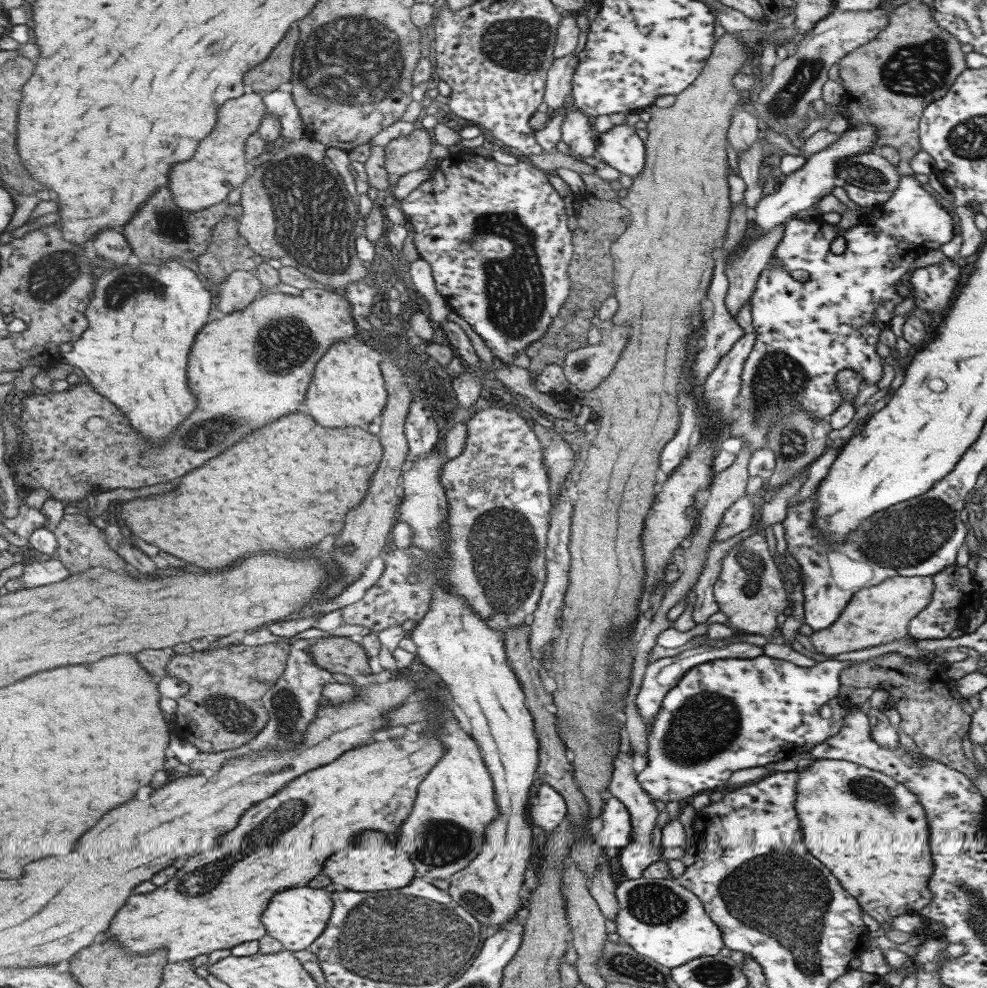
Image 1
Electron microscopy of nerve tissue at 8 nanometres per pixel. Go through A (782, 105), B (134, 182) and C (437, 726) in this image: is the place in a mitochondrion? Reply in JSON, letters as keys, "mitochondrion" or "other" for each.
{"A":"mitochondrion","B":"other","C":"other"}

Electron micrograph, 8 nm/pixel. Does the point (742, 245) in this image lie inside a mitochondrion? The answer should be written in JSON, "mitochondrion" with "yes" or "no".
{"mitochondrion":"no"}

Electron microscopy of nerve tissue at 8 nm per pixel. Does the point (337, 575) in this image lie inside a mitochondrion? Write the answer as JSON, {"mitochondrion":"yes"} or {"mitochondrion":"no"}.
{"mitochondrion":"no"}

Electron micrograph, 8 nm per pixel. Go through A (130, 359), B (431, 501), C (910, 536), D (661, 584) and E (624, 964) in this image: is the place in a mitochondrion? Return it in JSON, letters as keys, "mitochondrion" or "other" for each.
{"A":"other","B":"other","C":"mitochondrion","D":"other","E":"mitochondrion"}

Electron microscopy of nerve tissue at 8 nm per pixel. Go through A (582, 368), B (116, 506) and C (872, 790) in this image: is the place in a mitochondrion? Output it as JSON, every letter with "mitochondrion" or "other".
{"A":"mitochondrion","B":"other","C":"mitochondrion"}

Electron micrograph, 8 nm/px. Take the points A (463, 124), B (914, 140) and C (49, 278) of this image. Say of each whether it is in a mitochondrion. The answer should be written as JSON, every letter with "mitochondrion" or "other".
{"A":"other","B":"other","C":"mitochondrion"}

